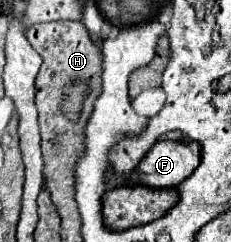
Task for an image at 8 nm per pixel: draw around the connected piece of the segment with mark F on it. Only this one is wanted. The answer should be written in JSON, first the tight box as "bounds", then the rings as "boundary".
{"bounds":[106,142,200,188],"boundary":[[[154,142],[154,146],[144,154],[144,158],[138,162],[134,176],[124,178],[116,174],[114,168],[106,170],[106,182],[108,186],[120,186],[120,184],[142,184],[150,188],[174,188],[178,182],[182,182],[186,176],[194,172],[194,166],[198,166],[198,152],[200,146],[196,142]]]}

